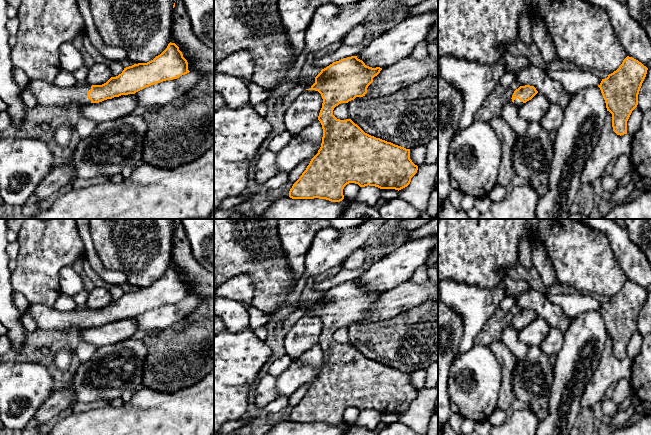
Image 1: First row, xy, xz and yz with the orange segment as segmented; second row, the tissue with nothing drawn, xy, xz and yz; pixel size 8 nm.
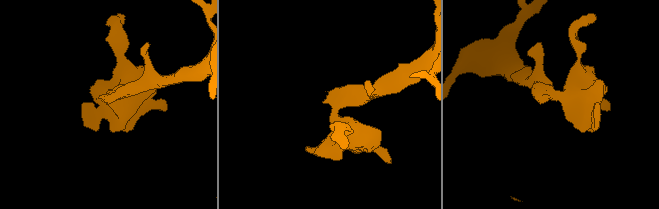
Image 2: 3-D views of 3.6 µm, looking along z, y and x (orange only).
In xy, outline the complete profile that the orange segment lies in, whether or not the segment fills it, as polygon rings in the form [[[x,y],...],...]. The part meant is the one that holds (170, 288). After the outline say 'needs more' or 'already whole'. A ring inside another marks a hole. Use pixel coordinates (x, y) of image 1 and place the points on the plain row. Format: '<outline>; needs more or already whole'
[[[170,266],[153,284],[126,291],[121,298],[111,301],[102,309],[76,308],[71,312],[63,312],[53,307],[35,304],[30,305],[28,310],[37,328],[66,331],[73,327],[83,330],[121,319],[135,318],[146,311],[177,303],[189,296],[188,286],[179,271]]]; needs more

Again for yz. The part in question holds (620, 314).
[[[627,280],[619,292],[602,303],[598,311],[612,338],[612,351],[617,359],[627,358],[627,345],[638,329],[638,318],[648,292]]]; already whole

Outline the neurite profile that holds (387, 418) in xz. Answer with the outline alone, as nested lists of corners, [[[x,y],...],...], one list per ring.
[[[381,413],[381,420],[385,425],[398,421],[398,414],[395,413]]]

